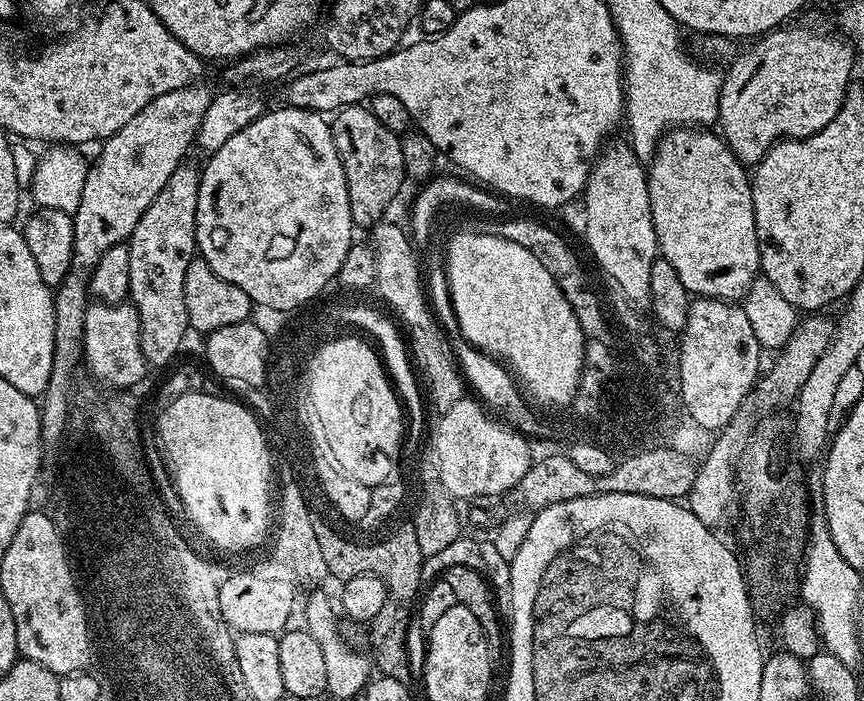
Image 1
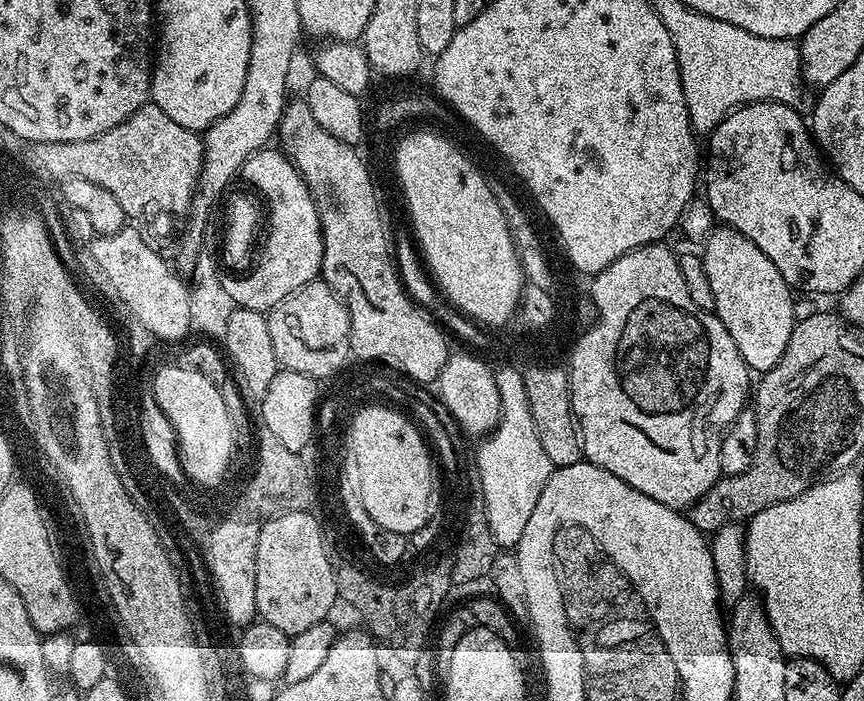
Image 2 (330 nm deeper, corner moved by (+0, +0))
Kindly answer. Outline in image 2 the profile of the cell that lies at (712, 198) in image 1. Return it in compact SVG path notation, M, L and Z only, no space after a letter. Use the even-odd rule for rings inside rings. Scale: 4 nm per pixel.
M727 226L713 228L703 241L702 255L706 266L706 278L710 278L710 291L714 293L716 317L726 326L738 354L753 373L763 374L771 370L782 358L786 342L790 342L794 317L793 289L778 274L778 266L743 236L738 230Z

